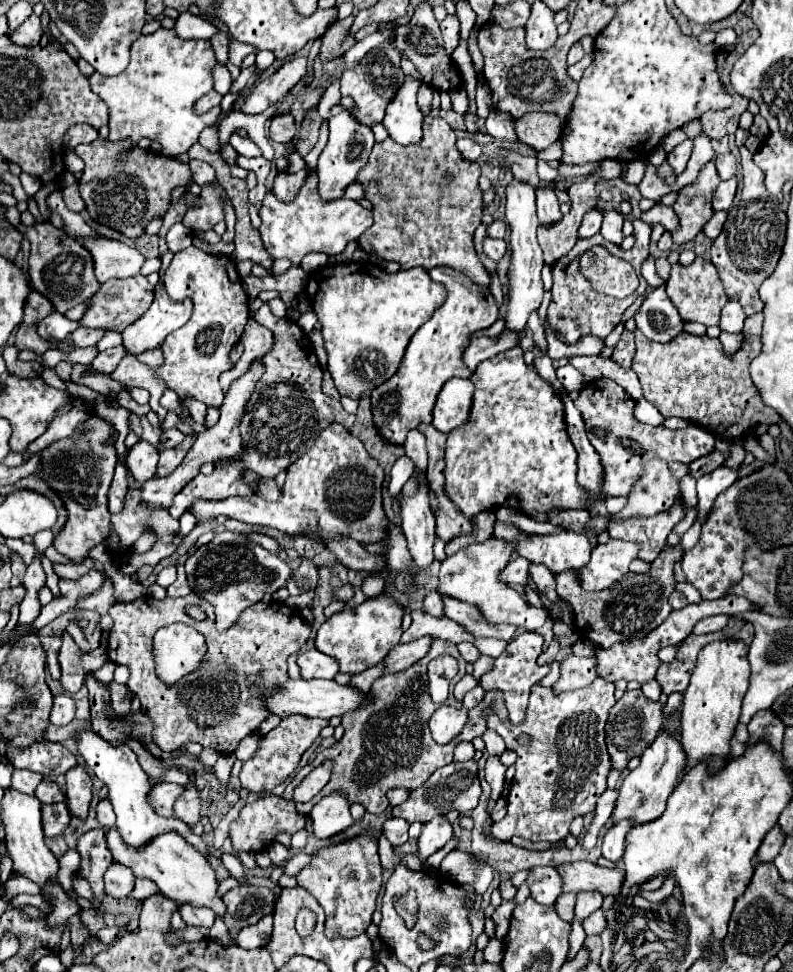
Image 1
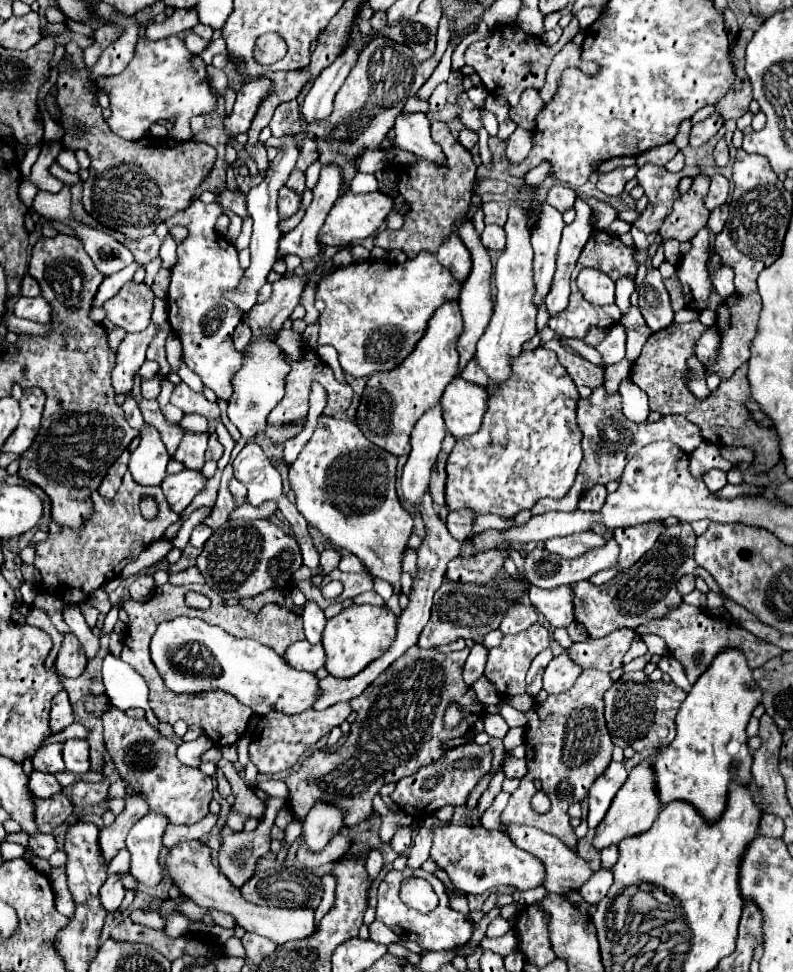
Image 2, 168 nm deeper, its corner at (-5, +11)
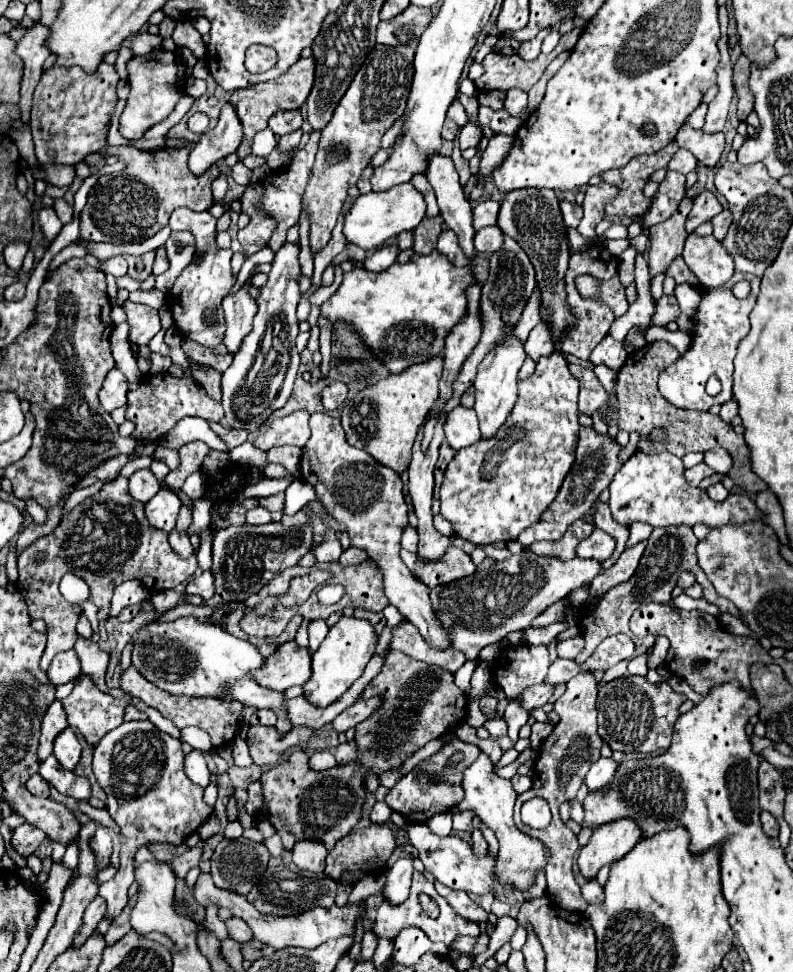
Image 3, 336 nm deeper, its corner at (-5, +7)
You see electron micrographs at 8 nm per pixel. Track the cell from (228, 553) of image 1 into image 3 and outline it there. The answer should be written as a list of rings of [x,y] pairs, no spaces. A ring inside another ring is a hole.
[[[296,512],[294,516],[282,516],[280,522],[262,524],[262,526],[228,526],[218,530],[212,544],[212,576],[216,594],[208,602],[214,606],[216,602],[226,600],[246,600],[252,594],[272,580],[280,570],[288,566],[298,566],[302,556],[310,550],[312,544],[312,526],[304,512]]]

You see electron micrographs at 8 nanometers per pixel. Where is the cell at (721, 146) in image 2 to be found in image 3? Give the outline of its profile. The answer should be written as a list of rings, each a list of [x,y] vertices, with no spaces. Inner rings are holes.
[[[684,124],[678,134],[676,142],[680,148],[690,150],[702,164],[714,168],[724,152],[724,134],[704,134],[702,130],[694,130],[688,124]]]

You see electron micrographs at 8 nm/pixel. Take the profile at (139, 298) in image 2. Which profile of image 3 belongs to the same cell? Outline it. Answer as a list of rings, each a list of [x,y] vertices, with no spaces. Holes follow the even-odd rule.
[[[126,300],[122,304],[122,310],[126,312],[126,324],[128,324],[128,340],[138,346],[146,346],[154,334],[160,332],[160,318],[158,310],[148,308],[144,304],[134,304]]]

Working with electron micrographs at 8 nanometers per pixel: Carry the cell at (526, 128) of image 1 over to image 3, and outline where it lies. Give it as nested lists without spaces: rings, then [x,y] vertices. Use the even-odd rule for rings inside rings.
[[[518,88],[508,90],[504,108],[510,116],[516,116],[516,118],[526,116],[526,106],[528,106],[528,94],[524,90],[518,90]]]

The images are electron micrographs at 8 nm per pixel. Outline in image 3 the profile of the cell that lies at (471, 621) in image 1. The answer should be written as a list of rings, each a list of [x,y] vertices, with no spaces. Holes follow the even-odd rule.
[[[554,622],[552,626],[528,626],[526,630],[522,630],[524,640],[528,640],[530,644],[548,644],[550,640],[554,640],[558,636],[558,632],[566,630],[568,622]]]

